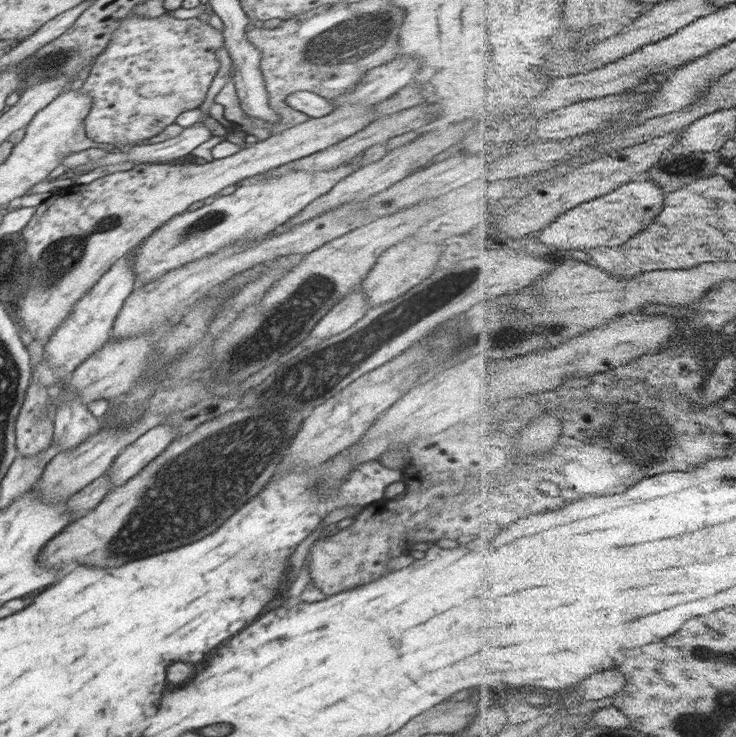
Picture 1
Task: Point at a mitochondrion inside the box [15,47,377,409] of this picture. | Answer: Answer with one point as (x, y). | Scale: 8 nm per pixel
(58, 259)

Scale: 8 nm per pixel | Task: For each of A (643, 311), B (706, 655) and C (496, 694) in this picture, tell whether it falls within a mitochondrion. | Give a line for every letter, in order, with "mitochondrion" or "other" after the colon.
A: other
B: mitochondrion
C: other

